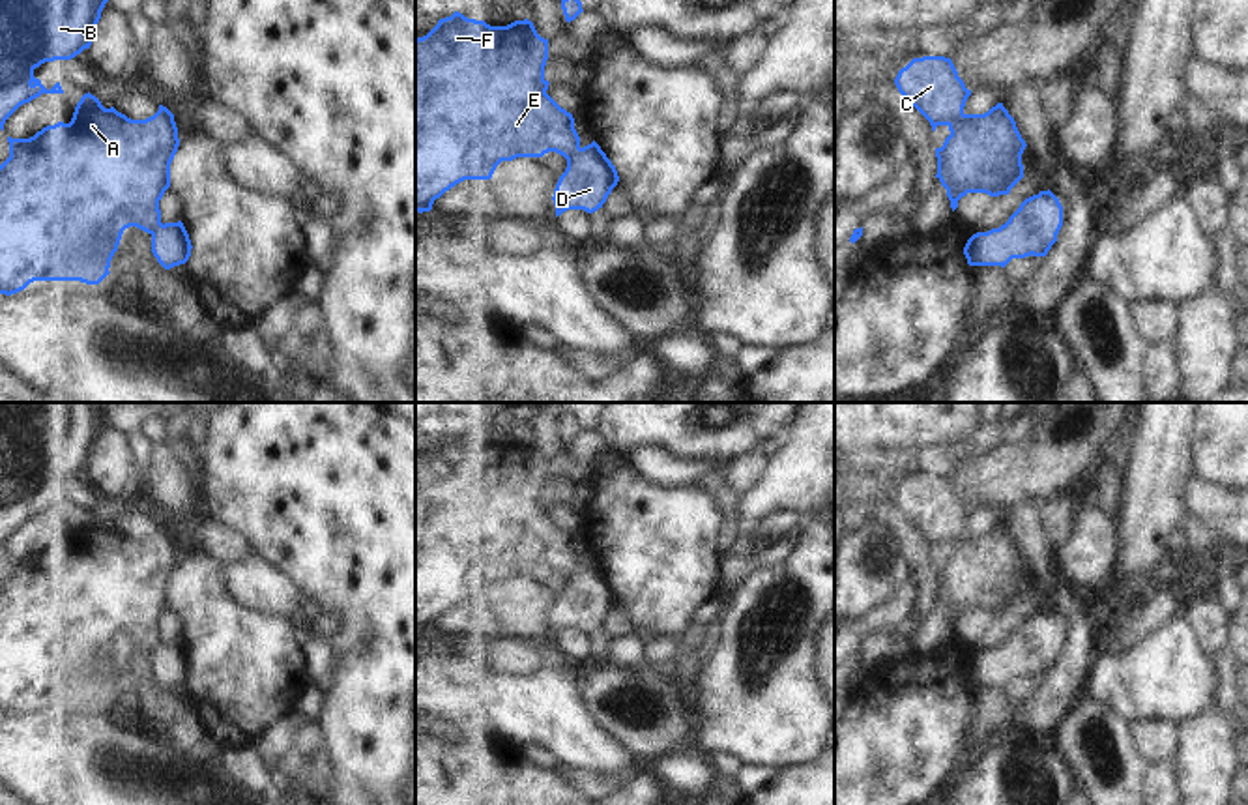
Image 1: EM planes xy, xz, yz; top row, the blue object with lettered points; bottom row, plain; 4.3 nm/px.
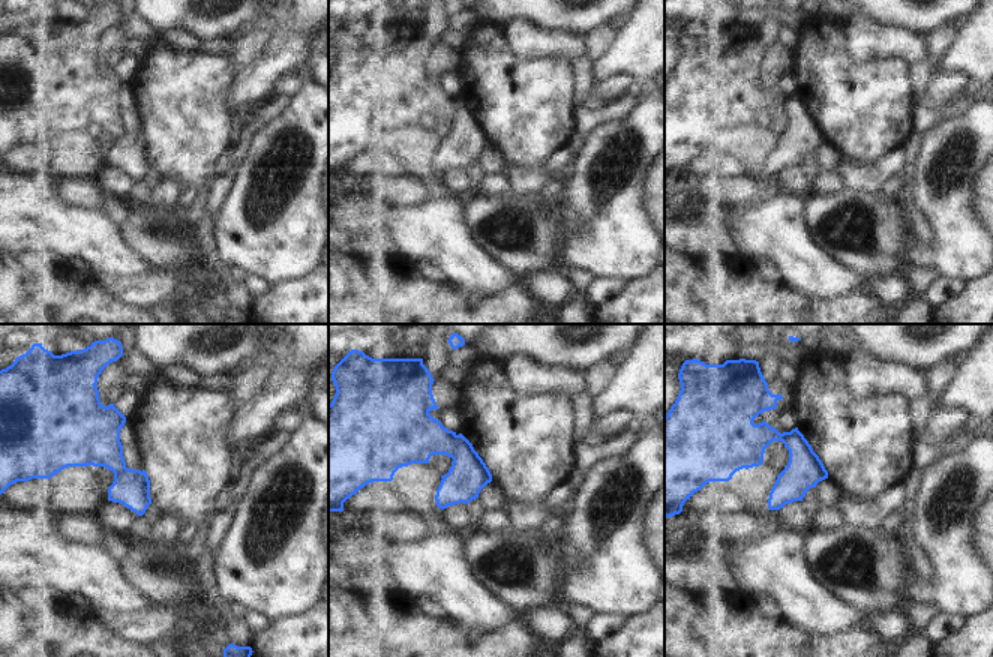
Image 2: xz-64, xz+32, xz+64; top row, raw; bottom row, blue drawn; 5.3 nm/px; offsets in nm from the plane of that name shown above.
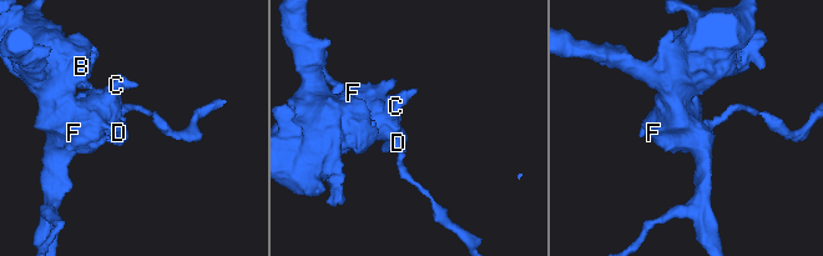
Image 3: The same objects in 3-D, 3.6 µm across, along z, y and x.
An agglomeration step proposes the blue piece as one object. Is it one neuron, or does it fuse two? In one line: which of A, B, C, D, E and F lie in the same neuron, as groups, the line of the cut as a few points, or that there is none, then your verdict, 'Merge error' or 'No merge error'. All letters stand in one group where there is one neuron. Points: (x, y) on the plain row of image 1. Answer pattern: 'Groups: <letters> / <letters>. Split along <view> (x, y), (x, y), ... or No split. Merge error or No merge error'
Groups: A B C E F / D. Split along xz (580, 568), (567, 581). Merge error.

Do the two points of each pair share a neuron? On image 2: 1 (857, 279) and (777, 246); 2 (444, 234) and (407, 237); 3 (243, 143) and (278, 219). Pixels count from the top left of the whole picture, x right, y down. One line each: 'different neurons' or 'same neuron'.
1: same neuron
2: same neuron
3: different neurons

